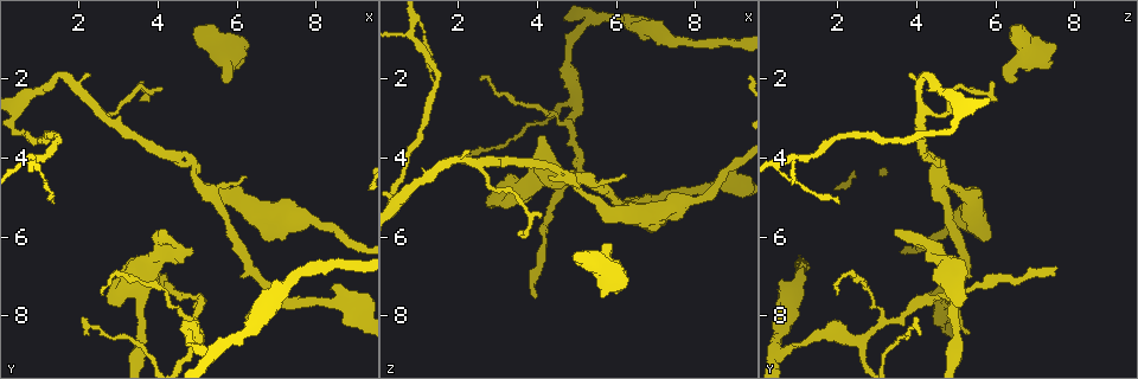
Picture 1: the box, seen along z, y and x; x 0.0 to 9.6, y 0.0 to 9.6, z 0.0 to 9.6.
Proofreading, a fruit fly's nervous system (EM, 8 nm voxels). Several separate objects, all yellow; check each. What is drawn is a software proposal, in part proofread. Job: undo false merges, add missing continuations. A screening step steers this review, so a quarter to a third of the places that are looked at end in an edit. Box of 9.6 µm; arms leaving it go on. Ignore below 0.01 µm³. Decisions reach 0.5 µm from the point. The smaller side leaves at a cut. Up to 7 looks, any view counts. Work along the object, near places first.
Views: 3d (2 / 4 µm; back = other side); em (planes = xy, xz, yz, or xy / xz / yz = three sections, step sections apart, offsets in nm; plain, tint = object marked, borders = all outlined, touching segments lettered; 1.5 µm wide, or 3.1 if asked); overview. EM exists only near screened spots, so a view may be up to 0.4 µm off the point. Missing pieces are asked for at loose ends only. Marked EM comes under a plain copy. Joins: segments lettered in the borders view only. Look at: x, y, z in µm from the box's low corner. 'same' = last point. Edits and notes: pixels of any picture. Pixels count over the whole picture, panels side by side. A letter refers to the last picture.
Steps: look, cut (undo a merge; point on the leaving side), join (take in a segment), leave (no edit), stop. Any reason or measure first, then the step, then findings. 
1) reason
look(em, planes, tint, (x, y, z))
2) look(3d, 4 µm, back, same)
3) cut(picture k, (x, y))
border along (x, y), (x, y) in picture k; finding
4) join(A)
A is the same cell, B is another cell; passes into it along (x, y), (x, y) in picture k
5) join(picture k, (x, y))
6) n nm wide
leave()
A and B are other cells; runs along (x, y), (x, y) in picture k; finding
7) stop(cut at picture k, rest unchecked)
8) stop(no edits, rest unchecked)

abrupt turn
look(3d, 2 µm, (1.50, 1.95, 4.25))

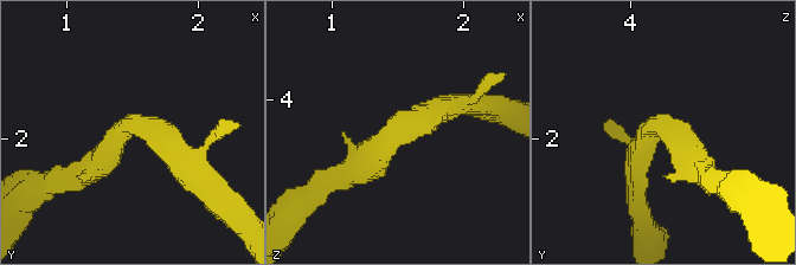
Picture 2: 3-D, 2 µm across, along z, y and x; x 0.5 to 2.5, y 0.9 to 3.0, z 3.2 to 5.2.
arms of 190, 220 nm
look(em, planes, tint, (1.54, 1.90, 4.20))

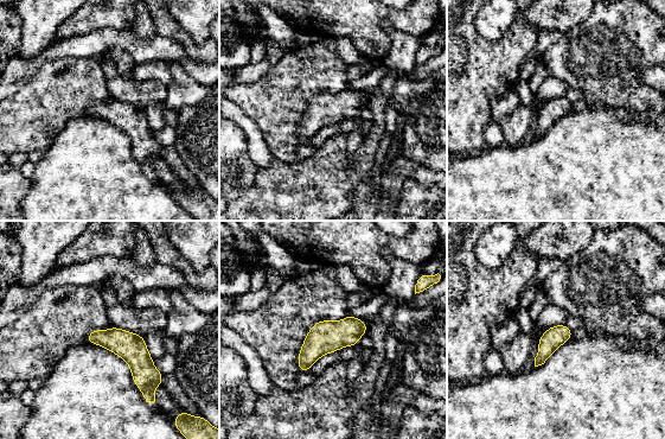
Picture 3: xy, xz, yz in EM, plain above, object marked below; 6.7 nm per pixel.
what lies round it
look(em, planes, borders, same)

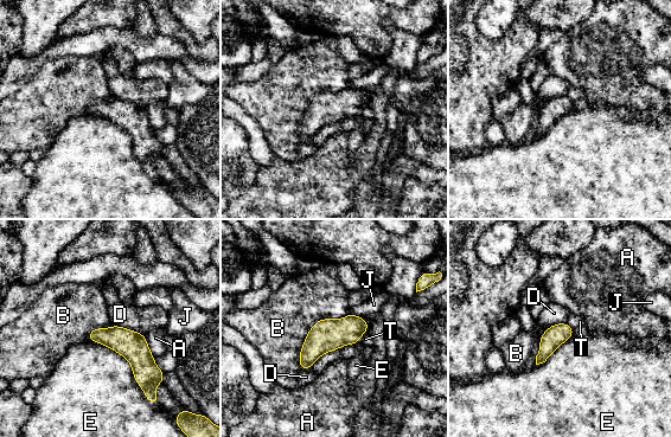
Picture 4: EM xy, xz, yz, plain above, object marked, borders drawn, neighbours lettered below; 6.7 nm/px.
E touches over 600 nm
leave()
A, B, D, E, J and T are other cells; runs along (91, 334), (116, 338), (153, 378) in picture 4; all the same neuron

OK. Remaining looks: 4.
branch stops here
look(em, planes, borders, (2.10, 8.05, 4.00))

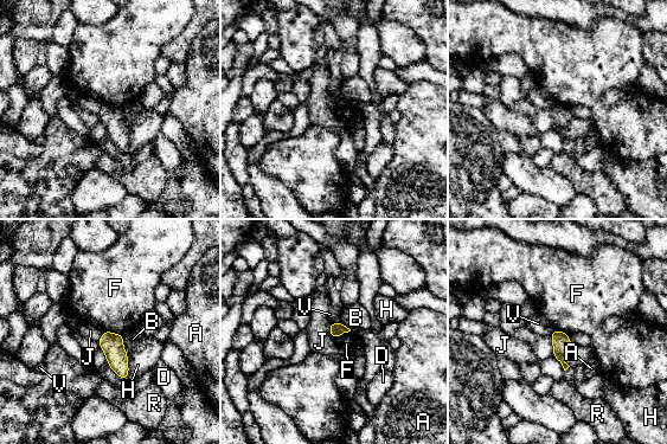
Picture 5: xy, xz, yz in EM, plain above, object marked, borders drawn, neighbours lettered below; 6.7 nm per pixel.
100 nm wide
leave()
A, B, D, F, H, J, R and V are other cells; border along (103, 329), (120, 333), (124, 336) in picture 5; none of them fits

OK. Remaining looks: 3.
sudden change in width
look(3d, 2 µm, (7.45, 7.10, 1.05))

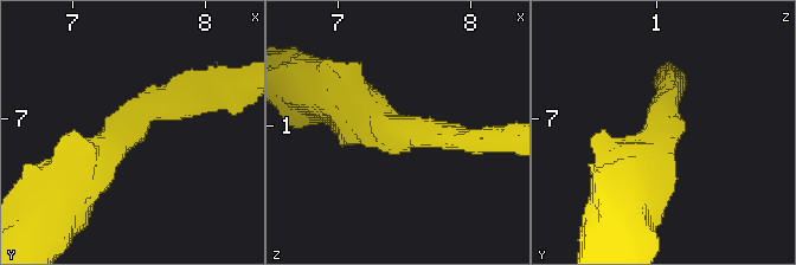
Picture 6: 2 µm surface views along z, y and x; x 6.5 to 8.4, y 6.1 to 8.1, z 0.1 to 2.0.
arms of 190, 440 nm; shape alone is not enough
look(em, planes, tint, (7.40, 7.08, 1.04))

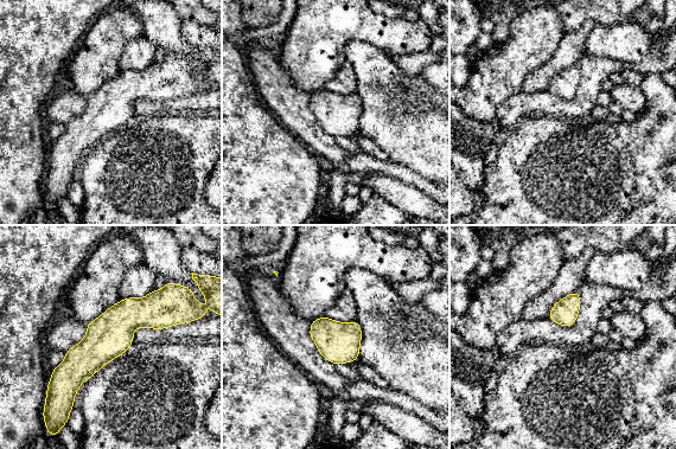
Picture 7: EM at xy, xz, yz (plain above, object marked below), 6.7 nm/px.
look(em, planes, borders, same)

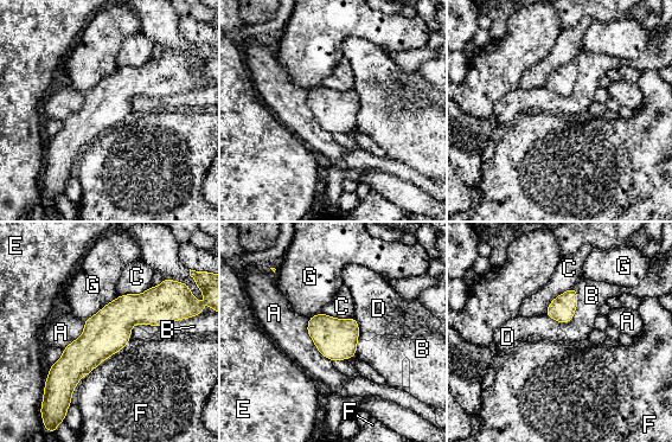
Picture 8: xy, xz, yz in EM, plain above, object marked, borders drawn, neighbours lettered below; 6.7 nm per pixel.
280 nm wide
leave()
A, B, C, D, E, F and G are other cells; runs along (174, 318), (125, 314), (50, 378) in picture 8; all the same neuron

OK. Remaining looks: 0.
stop(no edits, rest unchecked)

